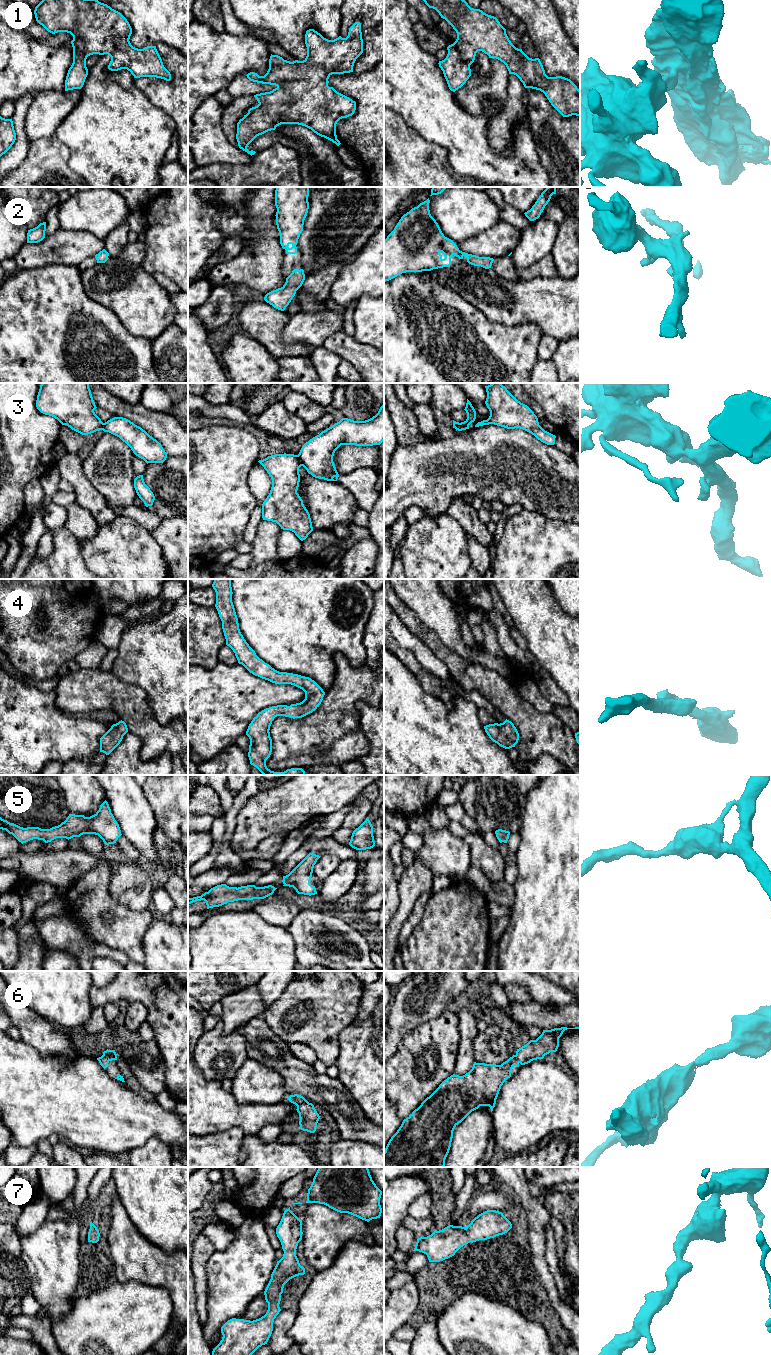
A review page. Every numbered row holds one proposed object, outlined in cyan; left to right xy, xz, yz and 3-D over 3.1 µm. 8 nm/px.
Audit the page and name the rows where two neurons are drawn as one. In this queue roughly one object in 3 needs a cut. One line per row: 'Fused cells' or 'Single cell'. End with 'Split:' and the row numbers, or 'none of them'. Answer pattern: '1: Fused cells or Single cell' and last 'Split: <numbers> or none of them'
1: Single cell
2: Single cell
3: Fused cells
4: Single cell
5: Single cell
6: Single cell
7: Single cell
Split: 3

